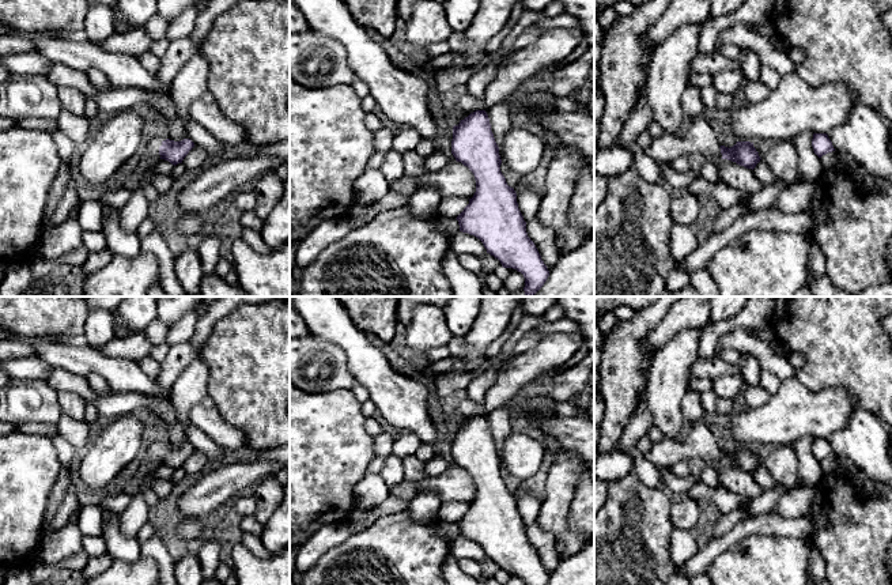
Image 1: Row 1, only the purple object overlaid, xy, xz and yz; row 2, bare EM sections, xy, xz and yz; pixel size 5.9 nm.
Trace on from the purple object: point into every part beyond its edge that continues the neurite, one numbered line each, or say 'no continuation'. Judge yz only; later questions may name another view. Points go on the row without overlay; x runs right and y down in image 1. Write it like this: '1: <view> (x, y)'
1: yz (700, 444)

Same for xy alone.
1: xy (152, 450)

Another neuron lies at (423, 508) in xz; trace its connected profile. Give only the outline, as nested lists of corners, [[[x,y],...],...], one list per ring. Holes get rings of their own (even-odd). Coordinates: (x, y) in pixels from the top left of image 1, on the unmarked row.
[[[428,490],[416,494],[405,512],[416,522],[435,522],[442,501],[432,490]]]

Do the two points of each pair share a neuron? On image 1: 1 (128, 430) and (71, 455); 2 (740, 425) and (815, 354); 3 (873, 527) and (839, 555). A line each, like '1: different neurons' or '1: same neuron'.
1: different neurons
2: different neurons
3: same neuron

